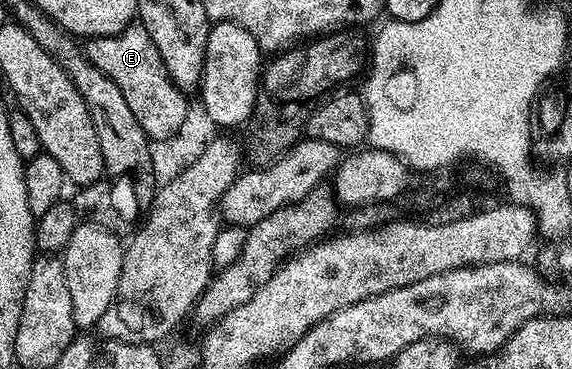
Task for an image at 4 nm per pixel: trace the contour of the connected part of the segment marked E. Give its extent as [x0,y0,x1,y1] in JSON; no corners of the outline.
[84,23,188,141]

